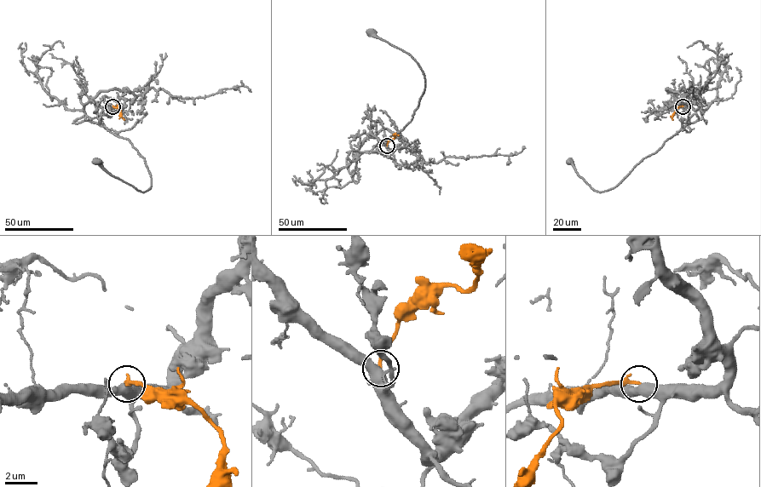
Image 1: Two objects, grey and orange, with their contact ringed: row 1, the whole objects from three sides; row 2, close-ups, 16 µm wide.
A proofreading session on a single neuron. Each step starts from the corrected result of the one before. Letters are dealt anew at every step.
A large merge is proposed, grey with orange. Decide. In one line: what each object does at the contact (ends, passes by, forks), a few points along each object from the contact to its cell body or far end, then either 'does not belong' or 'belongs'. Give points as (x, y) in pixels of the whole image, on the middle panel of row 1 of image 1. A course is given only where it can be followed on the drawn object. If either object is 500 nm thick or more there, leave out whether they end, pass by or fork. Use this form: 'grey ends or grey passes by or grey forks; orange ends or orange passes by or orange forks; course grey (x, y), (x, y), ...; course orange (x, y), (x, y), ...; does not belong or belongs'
grey passes by; orange ends; course grey (387, 146), (391, 152), (403, 139), (380, 129), (358, 157), (411, 120), (425, 77), (370, 32); course orange (387, 146), (394, 135), (398, 135); belongs

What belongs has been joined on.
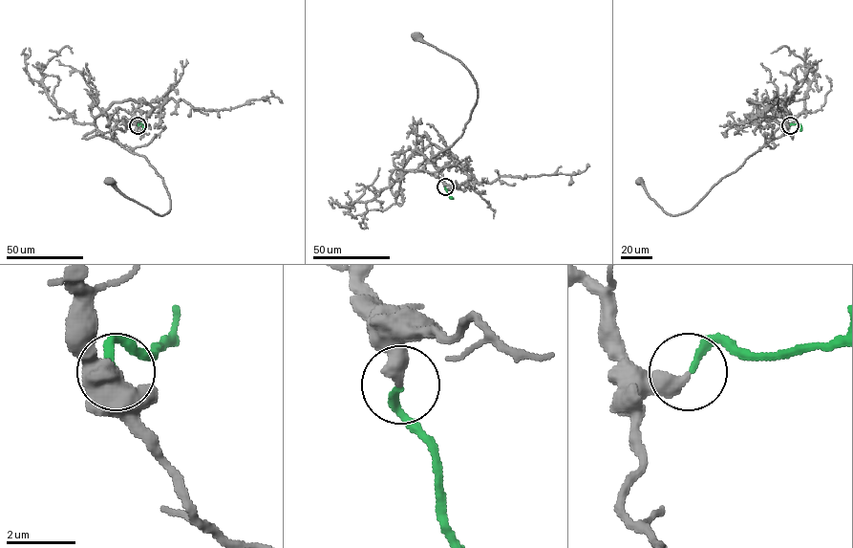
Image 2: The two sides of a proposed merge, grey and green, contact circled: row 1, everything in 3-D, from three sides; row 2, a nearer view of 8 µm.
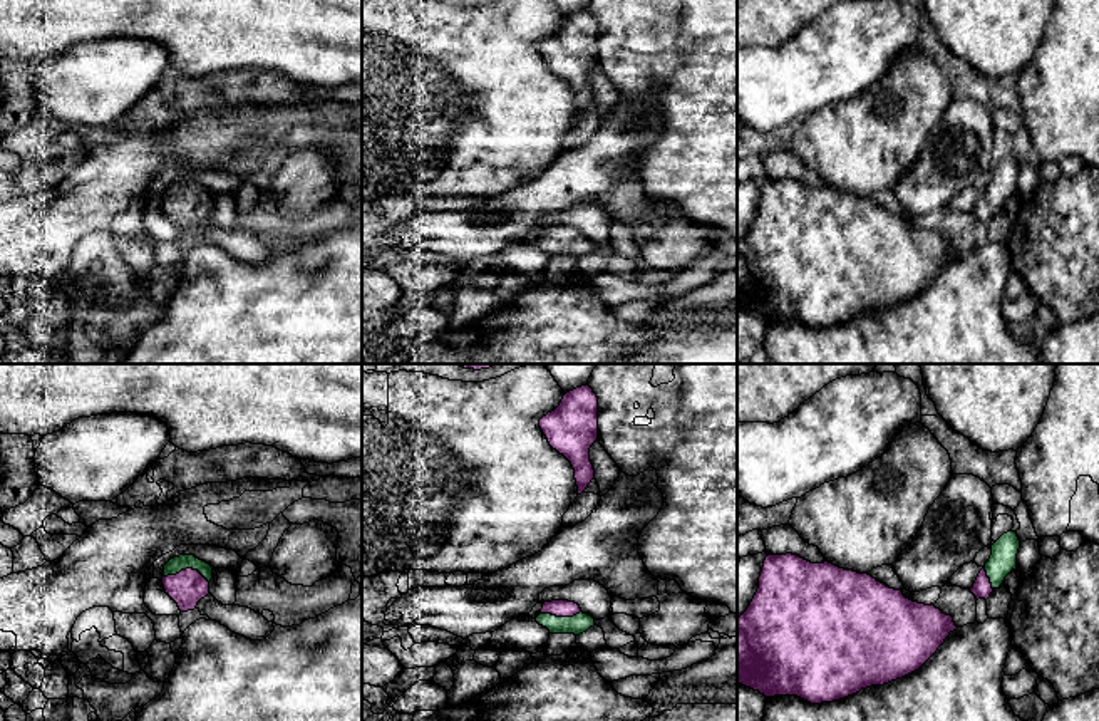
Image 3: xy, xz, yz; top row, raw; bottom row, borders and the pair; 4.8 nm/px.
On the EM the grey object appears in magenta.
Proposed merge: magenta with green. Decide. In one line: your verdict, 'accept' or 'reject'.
accept

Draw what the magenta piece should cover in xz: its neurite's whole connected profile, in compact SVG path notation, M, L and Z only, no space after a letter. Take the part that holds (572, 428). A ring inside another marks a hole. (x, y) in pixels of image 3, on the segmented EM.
M590 386L566 392L560 406L539 419L550 446L575 469L578 495L595 480L590 448L598 441L598 397Z

